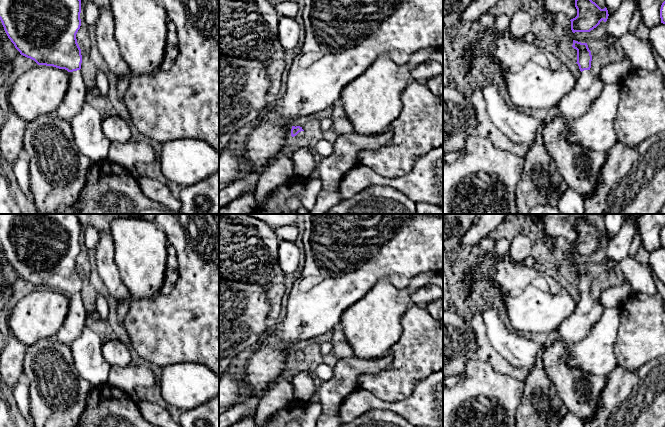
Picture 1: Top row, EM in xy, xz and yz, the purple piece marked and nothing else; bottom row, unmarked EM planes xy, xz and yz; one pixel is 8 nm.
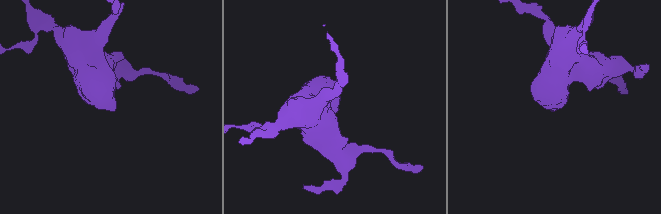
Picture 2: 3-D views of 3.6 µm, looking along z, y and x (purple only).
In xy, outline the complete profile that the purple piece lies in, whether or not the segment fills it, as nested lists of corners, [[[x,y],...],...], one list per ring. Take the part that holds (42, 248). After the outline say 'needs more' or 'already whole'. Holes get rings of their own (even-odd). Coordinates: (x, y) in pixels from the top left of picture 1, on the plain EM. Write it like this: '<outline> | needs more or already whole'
[[[0,214],[0,244],[4,254],[21,279],[38,289],[53,290],[69,296],[67,317],[53,336],[71,345],[86,326],[87,311],[80,293],[81,273],[76,258],[81,250],[81,224],[75,214]]] | needs more

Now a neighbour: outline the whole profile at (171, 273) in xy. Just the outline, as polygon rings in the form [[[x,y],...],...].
[[[167,245],[166,270],[160,294],[168,294],[172,291],[176,285],[178,277],[179,272],[177,268],[177,255],[175,249],[171,245]]]

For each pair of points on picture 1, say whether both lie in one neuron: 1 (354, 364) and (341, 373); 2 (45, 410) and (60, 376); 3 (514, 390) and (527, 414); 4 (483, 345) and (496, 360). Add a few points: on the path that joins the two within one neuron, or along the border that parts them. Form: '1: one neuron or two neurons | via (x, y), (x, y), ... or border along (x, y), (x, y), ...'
1: one neuron | via (351, 367), (344, 373)
2: one neuron | via (53, 402), (56, 399), (56, 384)
3: two neurons | border along (524, 382), (522, 397), (514, 416)
4: one neuron | via (485, 349), (492, 356)

